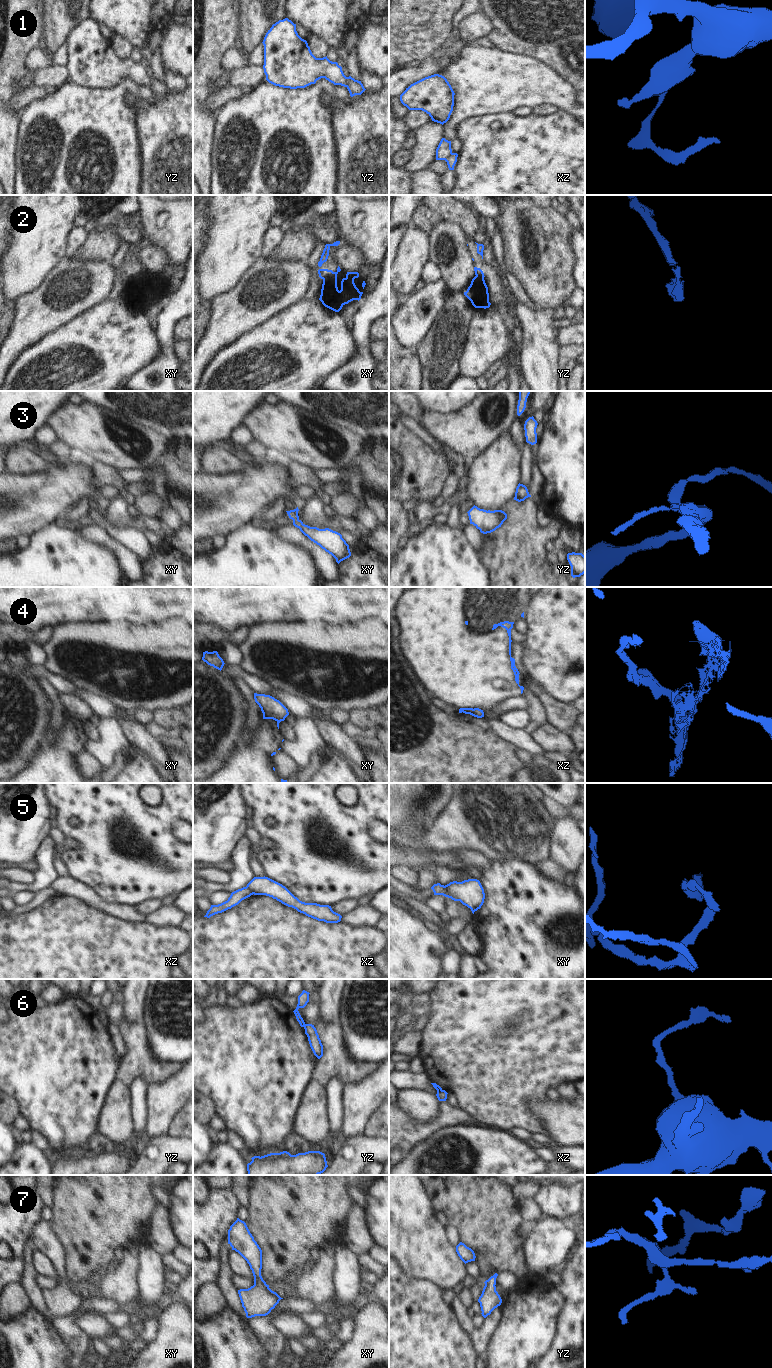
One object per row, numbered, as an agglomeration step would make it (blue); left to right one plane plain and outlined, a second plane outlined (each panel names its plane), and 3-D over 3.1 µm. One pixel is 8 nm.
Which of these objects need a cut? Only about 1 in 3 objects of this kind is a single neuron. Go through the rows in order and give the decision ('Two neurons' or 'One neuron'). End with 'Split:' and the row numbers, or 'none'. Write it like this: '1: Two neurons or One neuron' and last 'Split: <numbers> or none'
1: Two neurons
2: Two neurons
3: One neuron
4: Two neurons
5: Two neurons
6: Two neurons
7: One neuron
Split: 1, 2, 4, 5, 6.

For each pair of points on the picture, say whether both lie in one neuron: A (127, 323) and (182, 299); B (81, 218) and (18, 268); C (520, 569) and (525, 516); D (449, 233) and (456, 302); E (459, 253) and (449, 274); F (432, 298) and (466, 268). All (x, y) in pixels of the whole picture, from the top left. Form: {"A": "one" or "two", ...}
{"A": "two", "B": "two", "C": "one", "D": "two", "E": "one", "F": "two"}

